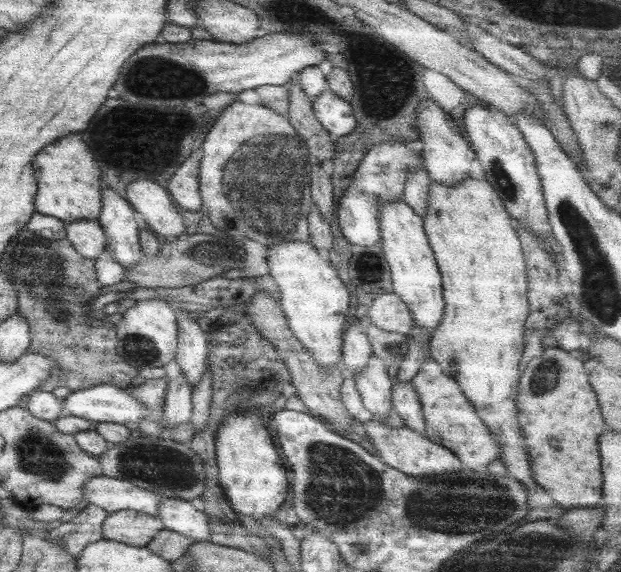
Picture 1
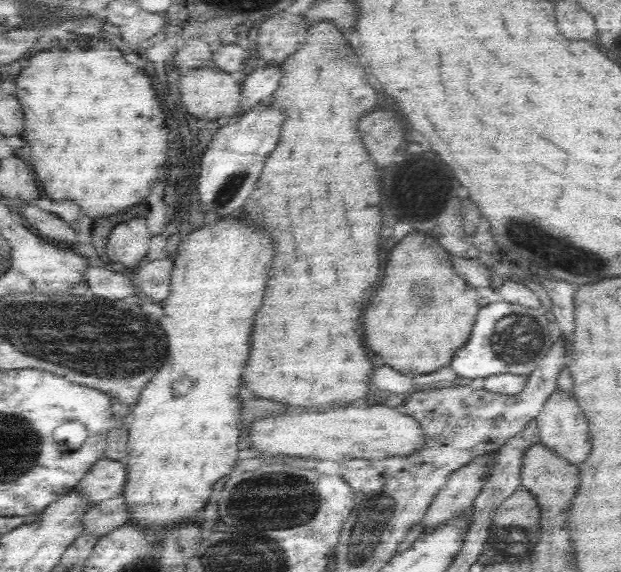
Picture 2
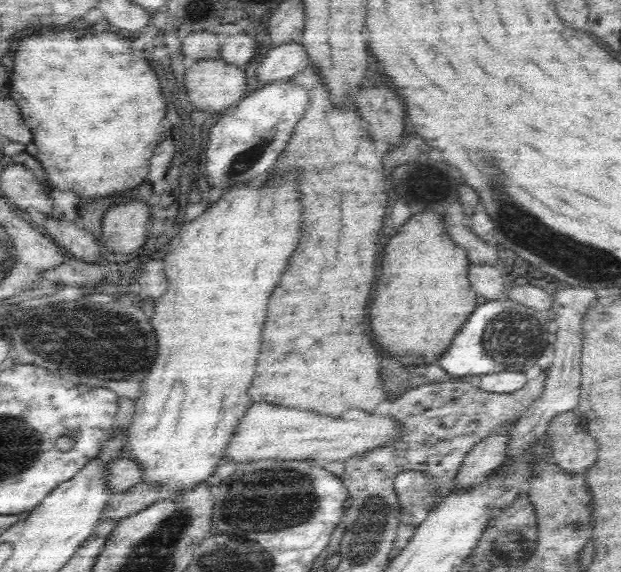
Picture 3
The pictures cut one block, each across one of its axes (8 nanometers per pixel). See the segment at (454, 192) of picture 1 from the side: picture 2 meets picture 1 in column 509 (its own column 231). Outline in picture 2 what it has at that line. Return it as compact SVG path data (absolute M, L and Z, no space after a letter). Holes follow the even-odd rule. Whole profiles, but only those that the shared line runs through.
M232 214L228 218L220 218L216 222L208 222L206 228L188 234L188 238L184 238L184 244L180 248L180 254L176 256L176 268L172 274L172 294L170 298L166 298L164 302L164 318L162 318L162 330L168 336L168 360L166 364L160 368L158 376L144 388L140 402L134 406L132 410L132 420L128 422L128 458L126 458L126 484L122 490L124 496L124 504L128 508L128 518L126 524L134 524L146 530L146 534L162 534L162 530L170 530L170 528L186 528L192 524L192 520L196 520L198 516L202 516L200 512L204 512L204 508L208 506L208 502L212 502L212 492L214 486L222 480L228 478L238 464L238 442L240 442L240 408L238 408L238 388L240 388L240 372L244 368L244 360L248 358L248 346L250 346L250 322L252 322L252 314L256 312L256 308L260 306L260 296L262 296L262 288L264 288L264 280L268 274L268 266L270 266L270 258L272 258L272 246L268 244L268 240L262 236L262 232L258 234L254 228L250 226L242 226L238 224L242 220L238 220L238 214ZM186 380L188 382L188 390L182 394L176 394L176 382Z

